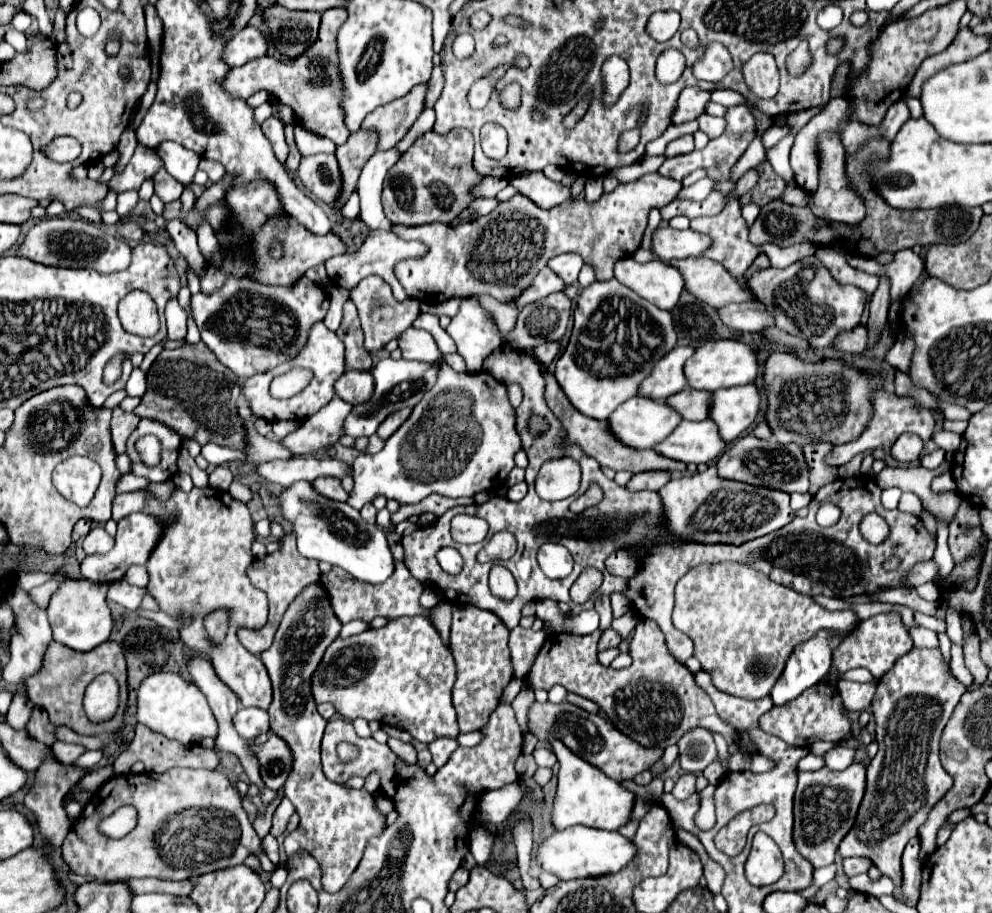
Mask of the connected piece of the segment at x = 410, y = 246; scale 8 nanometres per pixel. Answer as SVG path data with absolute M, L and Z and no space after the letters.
M372 231L370 237L364 241L364 245L356 251L356 253L346 253L346 255L340 255L340 257L332 257L326 261L326 271L328 271L328 277L332 279L332 283L344 287L344 289L352 289L356 287L356 283L360 283L364 277L368 275L380 275L387 283L392 287L392 295L398 299L398 301L404 301L408 295L406 291L402 289L400 281L396 279L394 275L394 267L400 263L400 261L406 261L406 259L422 259L424 255L428 253L428 247L420 241L402 241L398 239L394 233L384 233L384 231Z

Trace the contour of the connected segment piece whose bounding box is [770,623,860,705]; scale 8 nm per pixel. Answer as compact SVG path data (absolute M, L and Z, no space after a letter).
M856 623L856 625L854 625L852 629L848 629L848 631L828 631L828 629L822 629L822 631L818 631L812 639L808 639L806 643L800 643L800 645L792 651L792 655L788 657L782 675L778 677L778 681L774 683L774 687L772 687L772 691L770 691L770 697L772 697L774 705L784 705L784 703L796 699L796 697L798 697L802 691L806 691L808 687L812 687L812 685L816 685L818 681L822 681L824 675L828 673L832 653L844 643L846 637L850 637L850 635L858 629L858 625L860 625L860 623Z

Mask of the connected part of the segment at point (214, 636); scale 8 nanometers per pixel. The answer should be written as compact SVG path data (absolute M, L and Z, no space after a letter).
M214 611L208 617L208 621L204 621L204 627L206 627L206 631L214 643L220 643L224 639L226 625L228 625L228 617L224 611Z

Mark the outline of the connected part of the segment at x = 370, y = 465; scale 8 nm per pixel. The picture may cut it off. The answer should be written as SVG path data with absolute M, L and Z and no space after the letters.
M442 365L436 387L424 395L404 425L386 441L384 449L374 455L358 455L352 465L354 489L348 503L354 509L362 509L376 495L400 503L418 503L432 493L474 497L480 491L496 491L506 485L514 455L522 447L514 423L514 409L504 383L486 371L468 375Z

